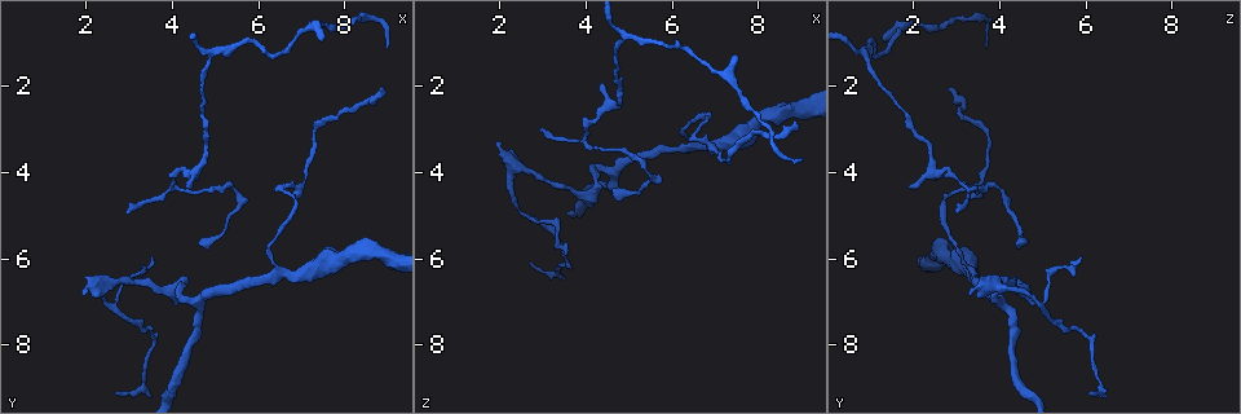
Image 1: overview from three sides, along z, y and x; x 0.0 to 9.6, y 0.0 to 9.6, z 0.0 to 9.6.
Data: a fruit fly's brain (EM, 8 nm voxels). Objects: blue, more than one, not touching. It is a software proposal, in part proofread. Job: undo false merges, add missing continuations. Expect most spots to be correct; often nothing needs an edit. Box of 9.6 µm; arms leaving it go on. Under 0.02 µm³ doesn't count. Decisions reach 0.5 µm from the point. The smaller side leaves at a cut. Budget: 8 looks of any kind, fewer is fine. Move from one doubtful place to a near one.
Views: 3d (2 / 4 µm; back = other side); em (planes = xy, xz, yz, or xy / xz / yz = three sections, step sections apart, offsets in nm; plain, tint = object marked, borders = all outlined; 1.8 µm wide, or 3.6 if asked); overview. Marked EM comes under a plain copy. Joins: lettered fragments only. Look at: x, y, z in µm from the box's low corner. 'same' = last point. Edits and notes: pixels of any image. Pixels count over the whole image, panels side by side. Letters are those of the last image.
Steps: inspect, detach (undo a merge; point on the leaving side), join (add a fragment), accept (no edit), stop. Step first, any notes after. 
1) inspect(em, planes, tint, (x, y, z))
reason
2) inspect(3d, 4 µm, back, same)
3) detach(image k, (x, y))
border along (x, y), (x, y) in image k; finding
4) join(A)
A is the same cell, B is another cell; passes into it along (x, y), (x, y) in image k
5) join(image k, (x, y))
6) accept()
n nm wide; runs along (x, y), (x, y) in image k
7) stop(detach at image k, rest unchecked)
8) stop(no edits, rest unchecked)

inspect(em, planes, tint, (8.85, 2.05, 2.75))
thin end

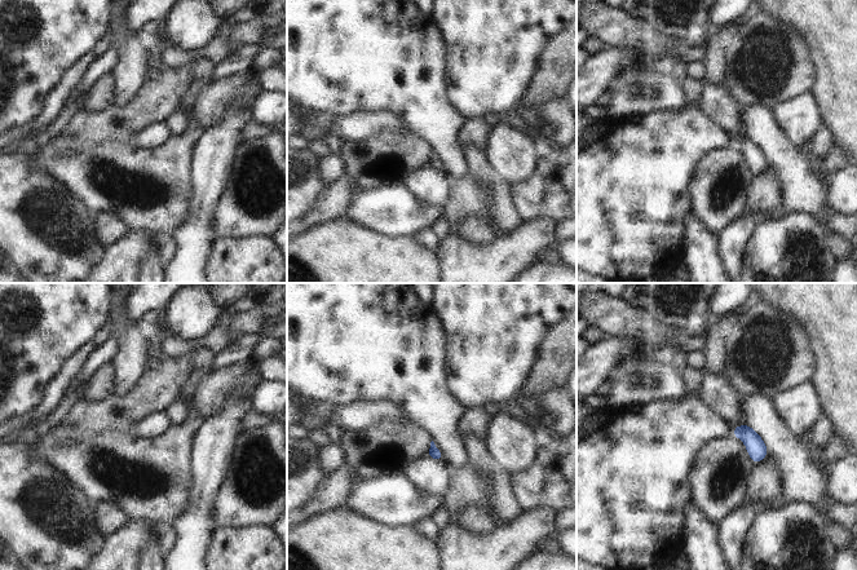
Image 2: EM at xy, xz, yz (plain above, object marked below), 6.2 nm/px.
inspect(em, planes, borders, same)

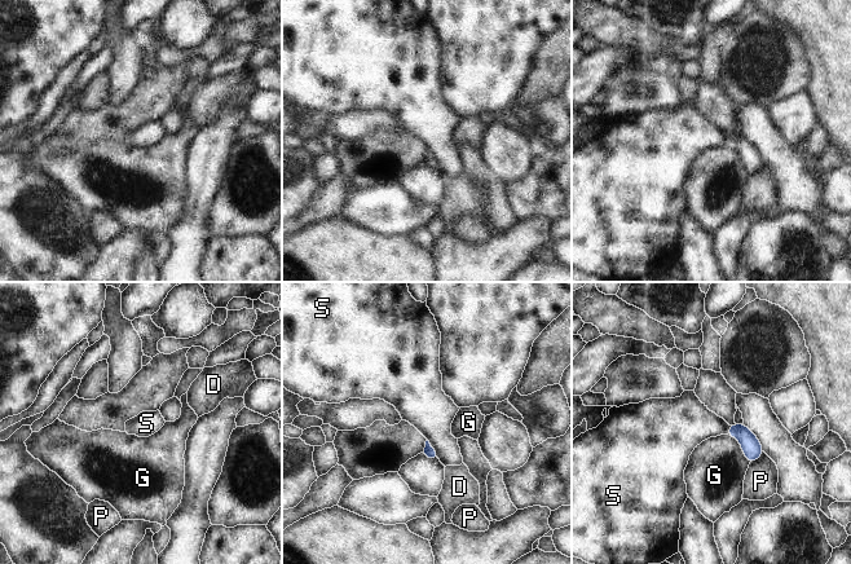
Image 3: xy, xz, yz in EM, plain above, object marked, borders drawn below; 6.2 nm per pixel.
accept()
80 nm wide; D, G, P and S are other cells; border along (427, 439), (439, 458) in image 3; no lettered fragment goes on from it

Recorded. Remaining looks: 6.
inspect(em, planes, borders, (6.55, 6.35, 3.45))
calibre changes

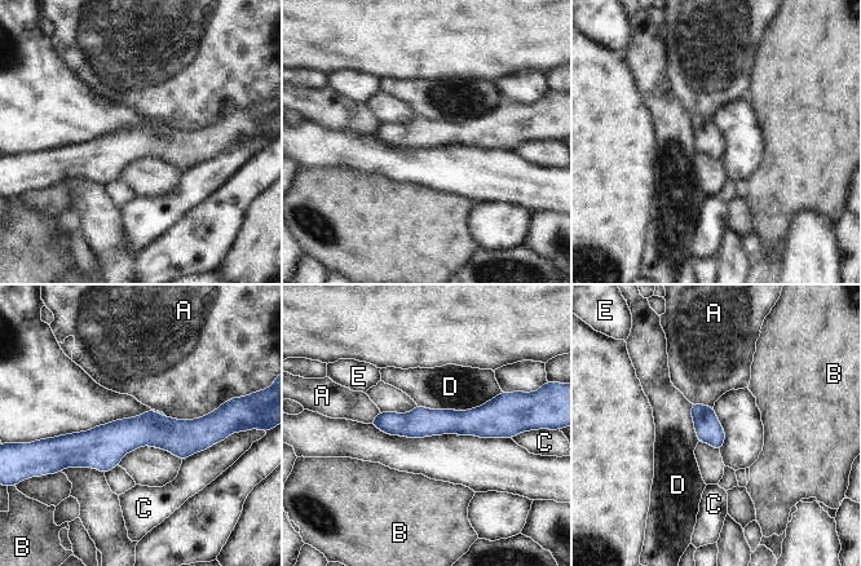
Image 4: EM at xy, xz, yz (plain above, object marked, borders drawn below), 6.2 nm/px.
accept()
A, B, C, D and E are other cells; border along (502, 392), (467, 410), (418, 406) in image 4; one neuron here

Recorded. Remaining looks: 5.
inspect(em, yz, step 4, borders, (1.85, 6.75, 3.35))
branch stops here

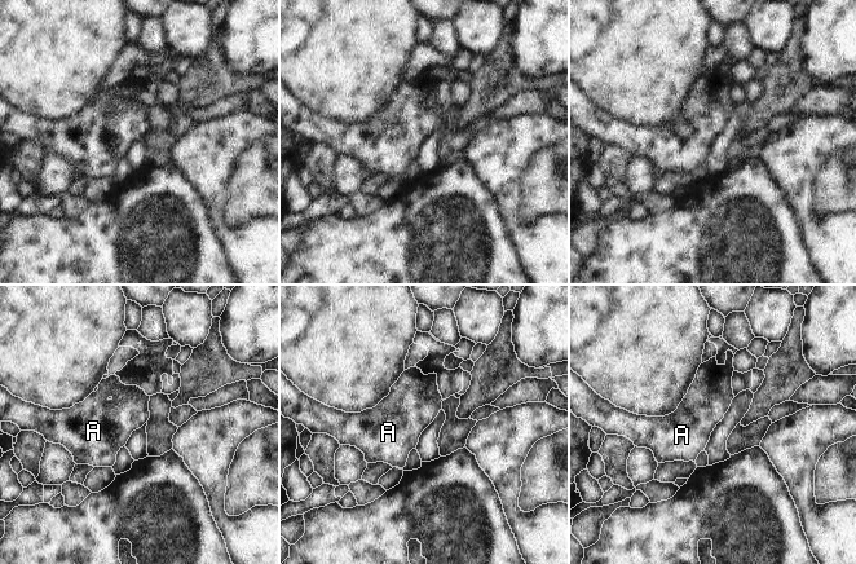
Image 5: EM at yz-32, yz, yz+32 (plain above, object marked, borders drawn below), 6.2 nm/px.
inspect(em, planes, borders, same)
another direction

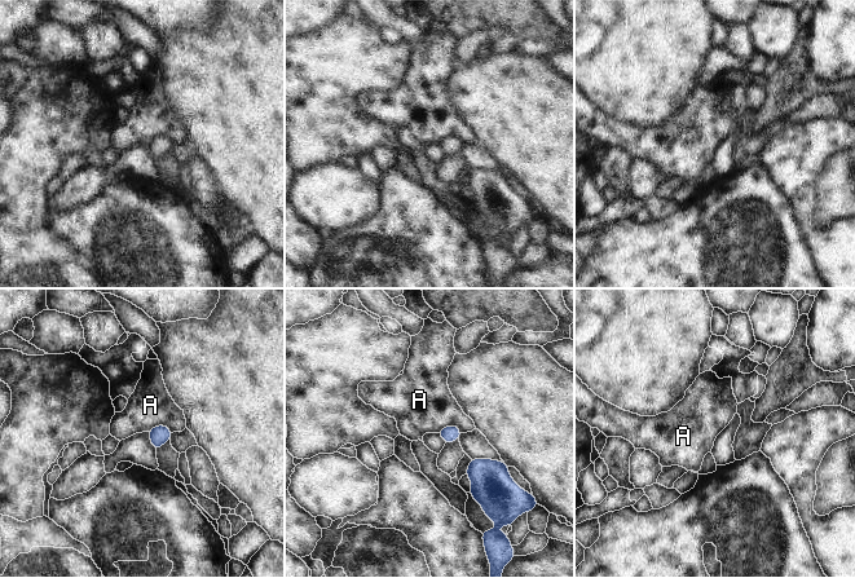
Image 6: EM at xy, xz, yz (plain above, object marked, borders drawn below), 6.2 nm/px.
accept()
110 nm wide; A is another cell; no lettered fragment goes on from it

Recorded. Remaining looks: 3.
stop(no edits, rest unchecked)

